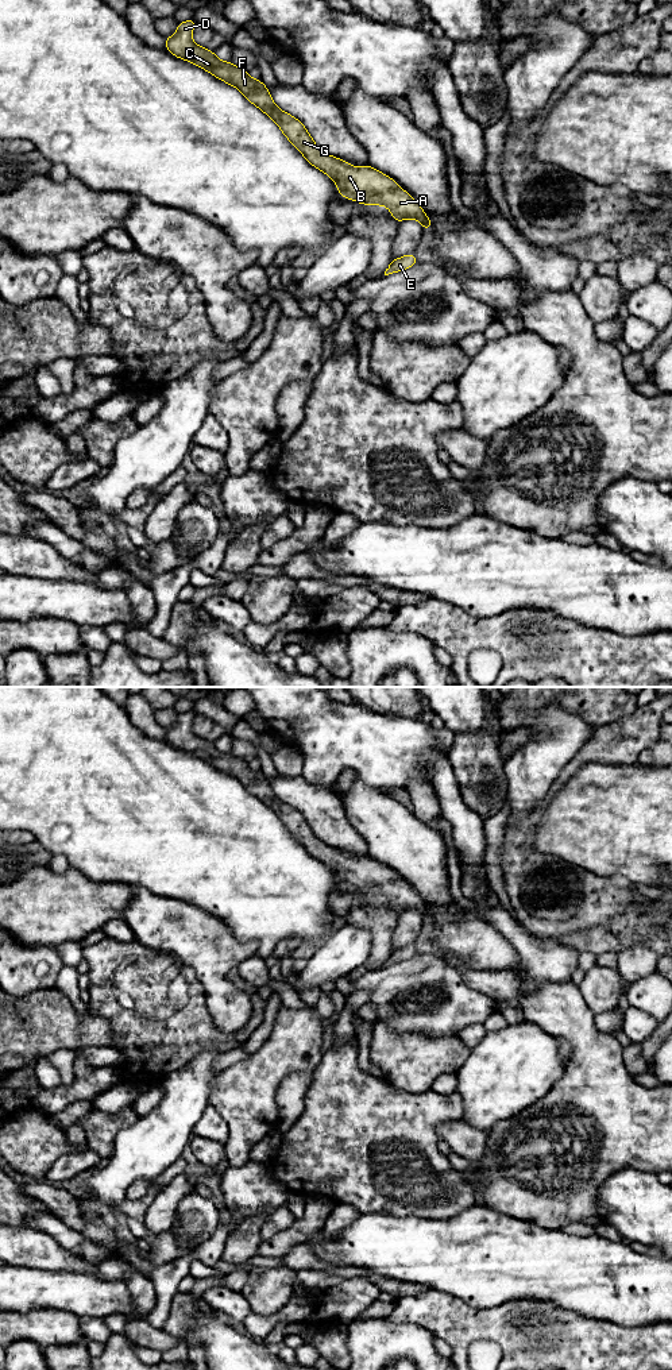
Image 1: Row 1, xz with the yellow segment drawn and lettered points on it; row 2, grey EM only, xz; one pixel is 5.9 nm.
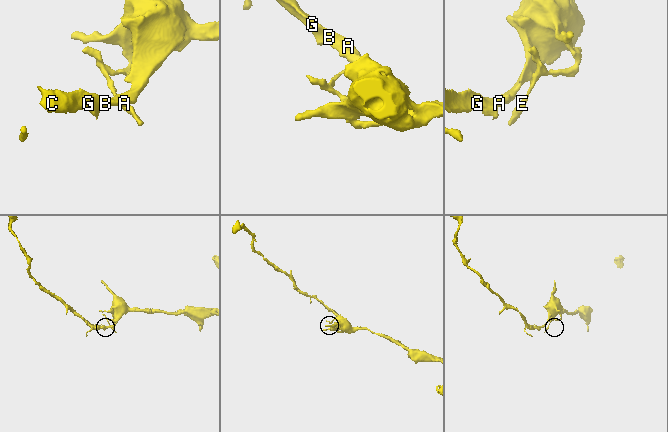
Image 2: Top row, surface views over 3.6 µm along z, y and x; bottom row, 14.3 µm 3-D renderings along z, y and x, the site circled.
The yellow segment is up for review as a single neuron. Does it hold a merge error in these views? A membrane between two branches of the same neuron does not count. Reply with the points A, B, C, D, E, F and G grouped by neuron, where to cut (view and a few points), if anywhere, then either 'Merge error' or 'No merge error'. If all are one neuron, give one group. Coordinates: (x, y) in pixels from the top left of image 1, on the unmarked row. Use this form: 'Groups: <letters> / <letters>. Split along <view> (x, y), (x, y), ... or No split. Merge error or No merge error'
Groups: A B C D E F G. No split. No merge error

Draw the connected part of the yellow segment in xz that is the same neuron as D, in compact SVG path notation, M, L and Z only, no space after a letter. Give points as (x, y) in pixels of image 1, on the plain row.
M194 710L179 714L177 723L165 729L166 741L177 749L189 752L237 779L250 794L277 814L283 826L312 857L324 862L336 873L343 889L352 889L366 896L385 896L390 900L395 912L414 910L422 915L424 922L432 921L430 910L418 894L398 877L397 872L370 856L355 858L324 844L316 837L298 810L275 796L269 780L260 771L252 771L247 761L231 753L220 752L213 742L196 736L192 730L196 715Z

